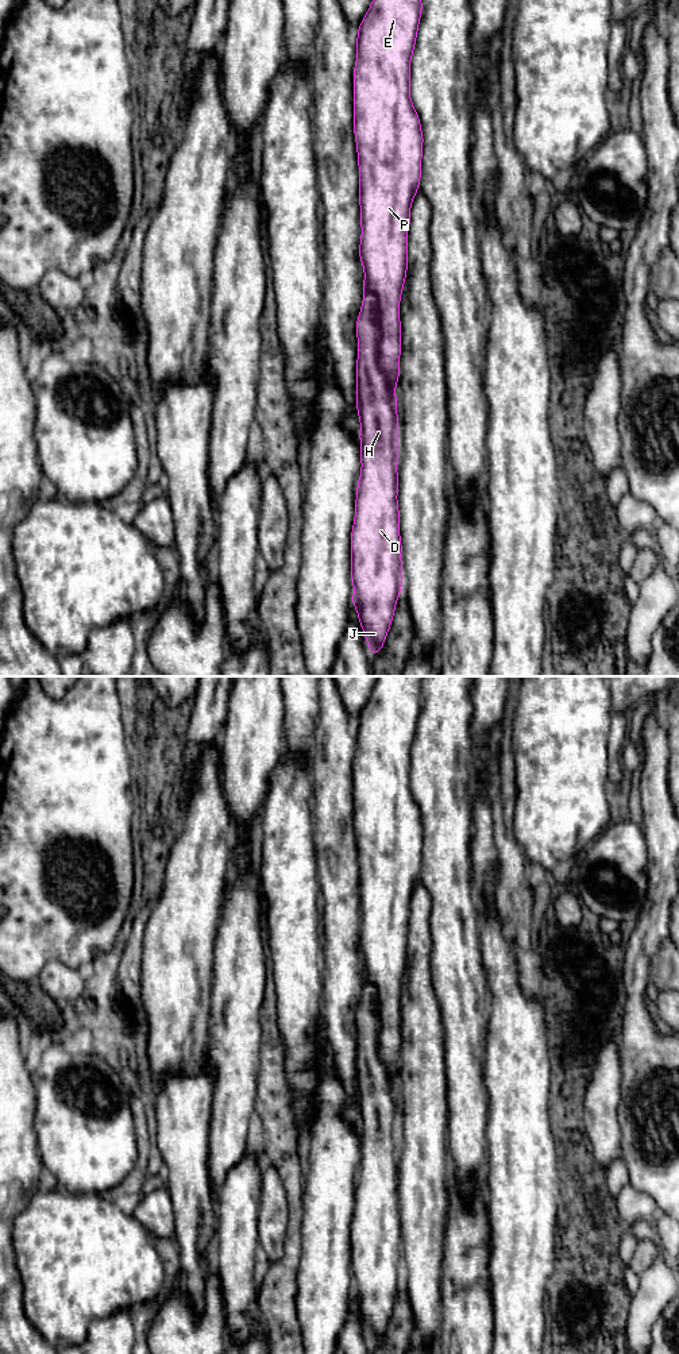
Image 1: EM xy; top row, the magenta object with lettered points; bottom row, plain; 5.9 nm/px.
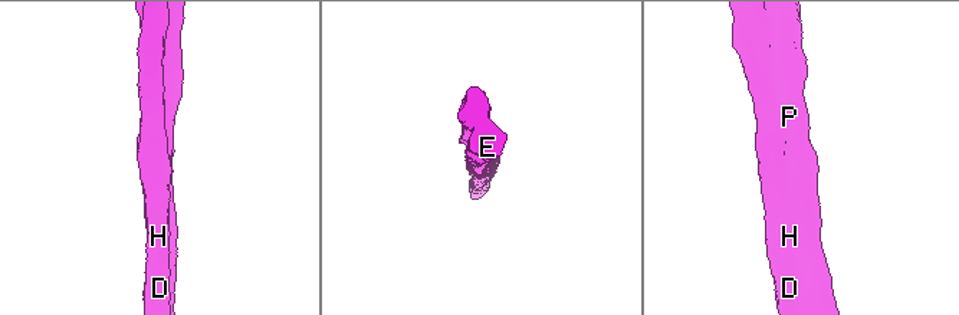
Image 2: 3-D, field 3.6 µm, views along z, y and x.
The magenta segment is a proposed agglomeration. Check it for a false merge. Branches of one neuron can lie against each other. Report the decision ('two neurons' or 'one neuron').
two neurons

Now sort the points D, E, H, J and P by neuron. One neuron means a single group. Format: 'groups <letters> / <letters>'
groups D H J / E P

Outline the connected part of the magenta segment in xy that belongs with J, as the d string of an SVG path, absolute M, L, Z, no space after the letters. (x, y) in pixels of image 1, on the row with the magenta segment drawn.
M363 278L363 300L356 319L356 412L360 429L360 477L356 486L355 516L351 531L351 582L354 586L352 605L358 613L358 621L363 629L366 643L371 656L383 648L385 639L393 622L396 605L401 594L402 579L402 544L400 535L400 509L398 509L398 414L396 410L394 390L379 364L381 327L378 323L378 300L366 286Z

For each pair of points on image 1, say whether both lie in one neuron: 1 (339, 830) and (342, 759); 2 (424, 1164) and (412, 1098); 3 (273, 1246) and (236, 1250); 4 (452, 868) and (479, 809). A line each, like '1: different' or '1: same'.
1: same
2: same
3: different
4: different

